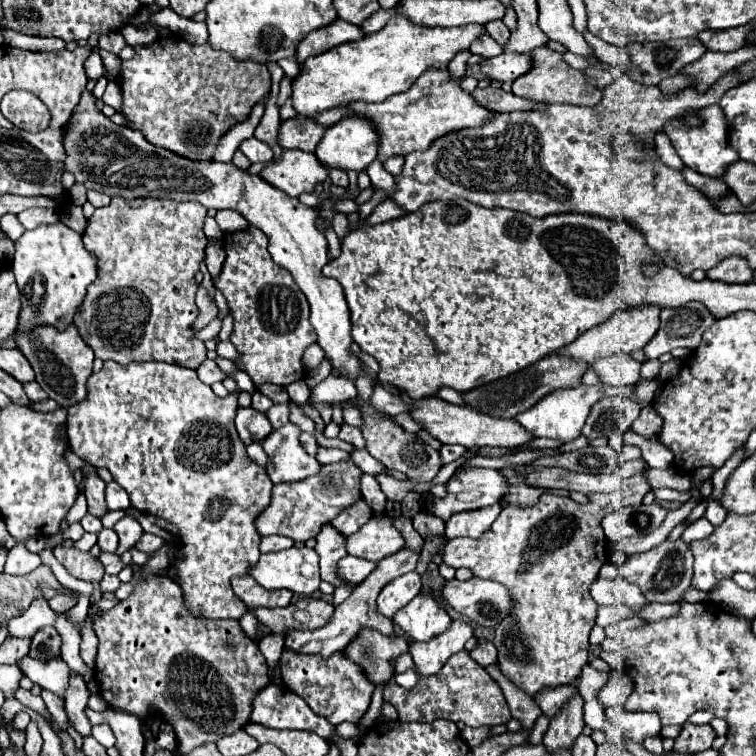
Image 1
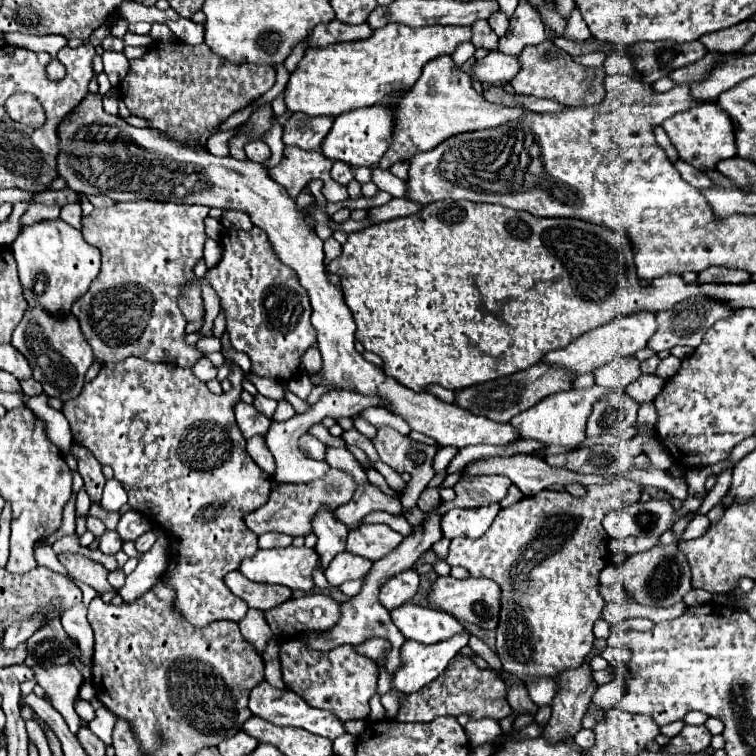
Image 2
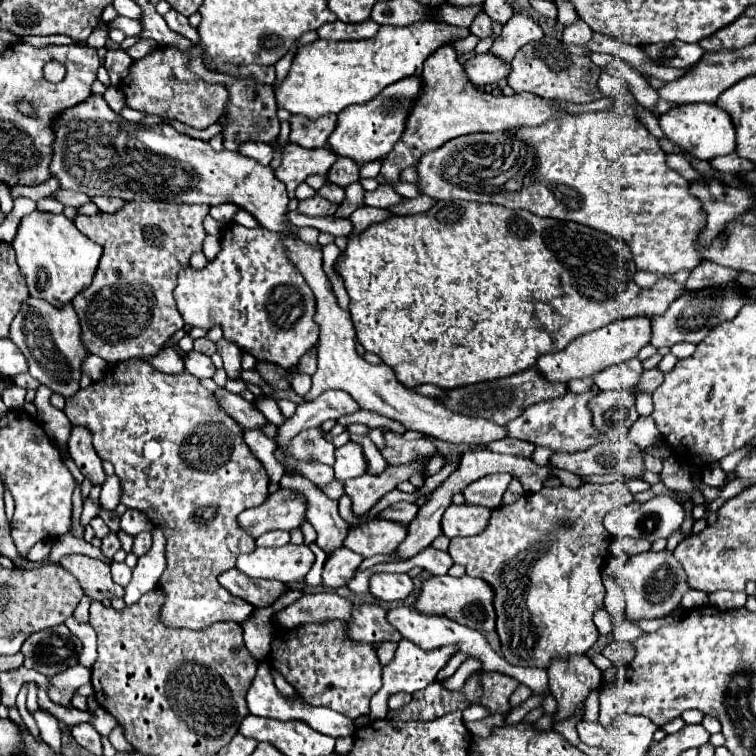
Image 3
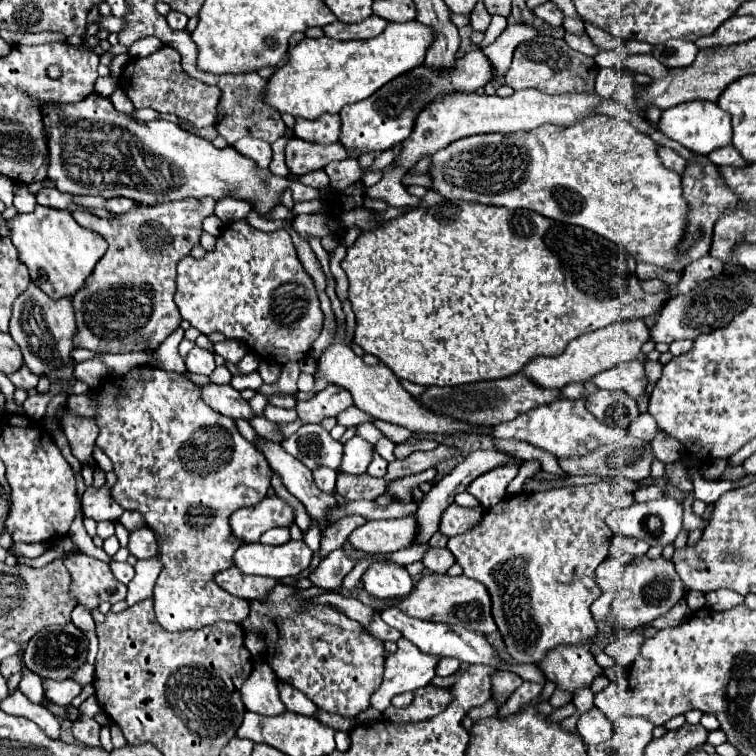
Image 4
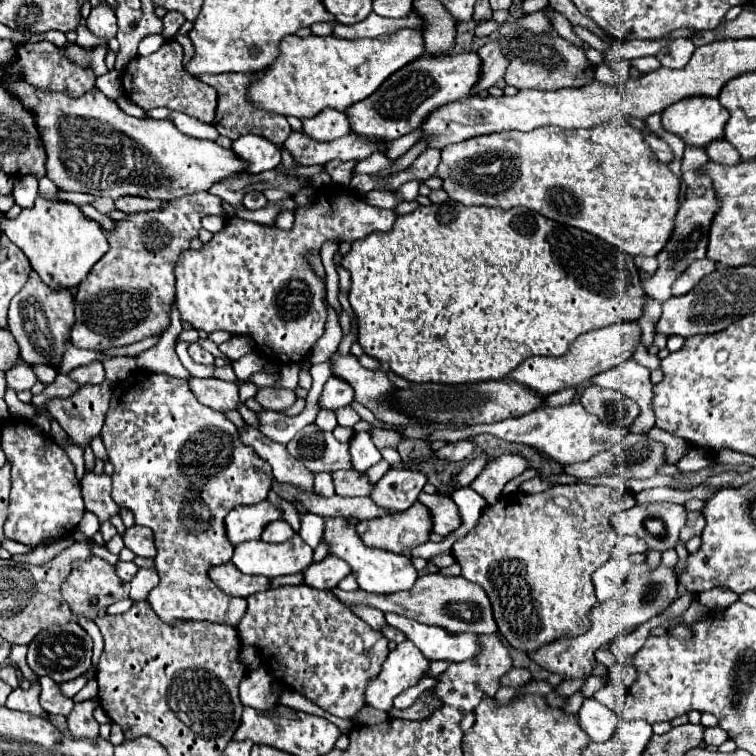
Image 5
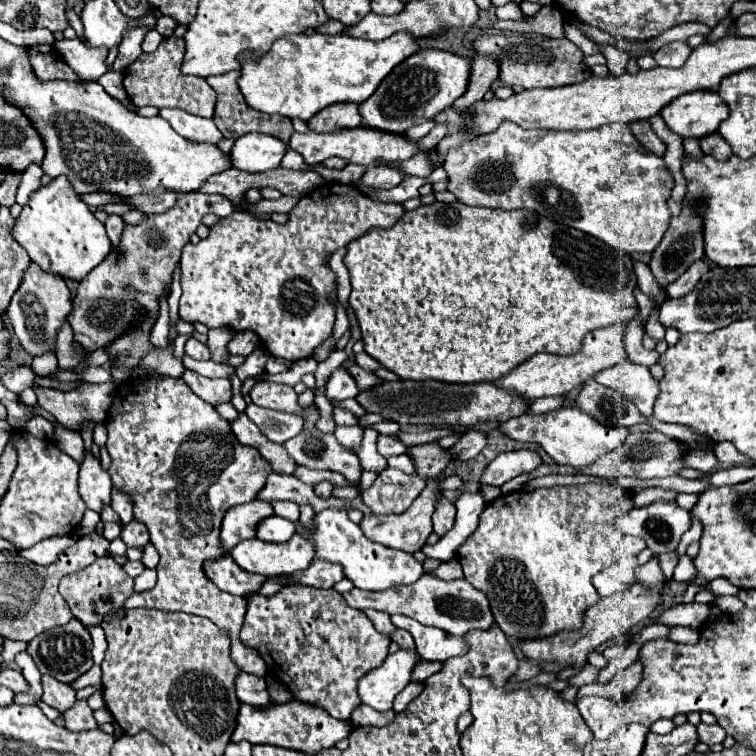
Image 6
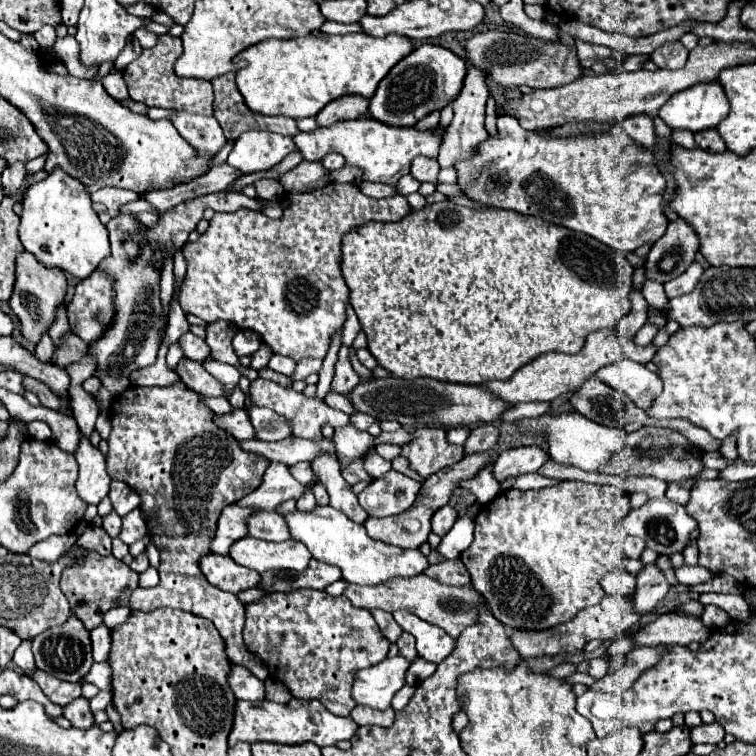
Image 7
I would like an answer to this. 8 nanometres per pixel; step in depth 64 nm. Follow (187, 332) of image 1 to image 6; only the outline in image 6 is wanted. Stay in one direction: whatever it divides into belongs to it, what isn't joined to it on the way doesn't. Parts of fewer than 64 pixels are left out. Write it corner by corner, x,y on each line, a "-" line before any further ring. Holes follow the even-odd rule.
196,192
180,196
176,206
164,214
148,214
144,224
128,224
126,234
122,234
122,250
126,250
126,258
122,258
122,262
110,262
110,258
106,258
106,262
101,262
78,284
78,292
72,300
72,314
68,314
74,340
78,340
84,350
98,350
126,332
130,328
128,320
141,322
142,308
158,310
158,298
172,282
172,270
180,260
182,246
190,240
190,234
196,232
202,216
206,212
230,216
234,210
236,206
232,206
232,202
222,194
-
126,286
130,286
130,290
126,290

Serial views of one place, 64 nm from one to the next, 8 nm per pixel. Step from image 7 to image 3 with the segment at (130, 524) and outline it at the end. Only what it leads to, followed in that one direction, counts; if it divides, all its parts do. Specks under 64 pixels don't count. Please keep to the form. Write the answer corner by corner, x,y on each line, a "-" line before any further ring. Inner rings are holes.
142,532
142,534
134,536
132,554
136,554
136,556
140,558
140,556
144,556
150,548
152,548
152,534
150,534
150,532

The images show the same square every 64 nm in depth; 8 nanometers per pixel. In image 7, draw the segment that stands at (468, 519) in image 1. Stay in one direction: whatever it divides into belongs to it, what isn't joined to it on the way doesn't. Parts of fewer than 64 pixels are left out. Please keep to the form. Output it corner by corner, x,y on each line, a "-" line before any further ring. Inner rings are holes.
446,504
446,506
438,508
434,512
434,516
432,516
432,532
438,534
438,536
444,536
454,526
456,518
458,518
458,514
456,514
456,510
452,506

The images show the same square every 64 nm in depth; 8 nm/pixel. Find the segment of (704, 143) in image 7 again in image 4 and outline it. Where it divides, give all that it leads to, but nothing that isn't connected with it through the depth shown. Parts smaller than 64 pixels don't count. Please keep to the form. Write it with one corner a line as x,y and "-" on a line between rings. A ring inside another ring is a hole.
722,146
718,150
712,150
708,158
716,166
734,166
734,168
746,166
746,160
740,158
740,154
738,154
738,150
734,146

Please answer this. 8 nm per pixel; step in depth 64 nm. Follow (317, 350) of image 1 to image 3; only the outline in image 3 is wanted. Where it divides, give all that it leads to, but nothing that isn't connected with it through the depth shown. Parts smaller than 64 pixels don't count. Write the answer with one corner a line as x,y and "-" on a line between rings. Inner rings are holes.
312,348
310,352
306,352
304,356
302,356
302,360
298,362
298,366
296,366
300,372
304,372
304,374
314,374
314,370
316,370
316,350

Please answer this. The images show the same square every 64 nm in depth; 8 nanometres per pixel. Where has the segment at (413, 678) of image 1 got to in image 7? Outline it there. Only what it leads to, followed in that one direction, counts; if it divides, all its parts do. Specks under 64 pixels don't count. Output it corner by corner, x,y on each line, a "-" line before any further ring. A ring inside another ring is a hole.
396,656
360,670
354,676
352,698
356,704
374,710
390,708
392,696
404,686
404,672
408,666
410,664
402,656

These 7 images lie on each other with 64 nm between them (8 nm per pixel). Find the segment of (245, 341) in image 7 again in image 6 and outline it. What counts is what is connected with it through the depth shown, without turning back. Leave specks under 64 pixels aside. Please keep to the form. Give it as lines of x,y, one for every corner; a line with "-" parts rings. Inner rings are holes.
236,332
234,338
228,344
228,350
234,356
236,354
248,356
248,354
252,354
258,348
258,344
260,344
260,338
256,334
252,334
252,332

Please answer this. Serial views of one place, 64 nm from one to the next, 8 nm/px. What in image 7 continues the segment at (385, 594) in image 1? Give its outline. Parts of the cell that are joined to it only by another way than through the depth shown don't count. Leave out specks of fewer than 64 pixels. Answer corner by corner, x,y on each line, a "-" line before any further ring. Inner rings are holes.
316,506
310,512
304,510
294,510
288,514
282,514
282,518
288,524
290,536
298,542
302,542
310,554
326,564
338,566
342,570
342,578
352,584
378,584
384,580
390,580
394,576
416,576
424,568
428,568
428,558
418,550
418,548
398,548
390,544
382,544
378,540
372,540
366,534
366,528
362,524
352,522
342,514
340,510
334,510
332,506

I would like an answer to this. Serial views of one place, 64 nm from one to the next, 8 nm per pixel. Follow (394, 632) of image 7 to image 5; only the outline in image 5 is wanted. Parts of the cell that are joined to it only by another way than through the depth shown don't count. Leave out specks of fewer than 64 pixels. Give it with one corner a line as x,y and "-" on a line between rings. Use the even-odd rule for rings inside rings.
352,606
352,610
362,618
366,620
374,630
382,630
386,624
386,618
384,618
384,612
376,610
376,608
368,608
368,606

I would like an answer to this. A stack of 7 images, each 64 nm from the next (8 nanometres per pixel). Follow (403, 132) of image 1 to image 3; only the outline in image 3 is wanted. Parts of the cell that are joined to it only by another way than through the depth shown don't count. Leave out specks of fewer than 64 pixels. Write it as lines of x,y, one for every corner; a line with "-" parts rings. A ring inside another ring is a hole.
454,42
440,46
426,58
422,78
426,80
426,94
422,94
422,98
418,98
418,102
414,104
414,110
410,112
410,118
406,122
406,134
384,158
380,174
386,178
386,184
380,184
376,190
366,192
366,206
390,208
400,204
404,198
394,190
394,186
400,182
402,170
416,166
426,152
438,150
452,138
476,132
506,132
510,128
540,126
550,118
568,116
566,108
562,108
562,100
542,98
532,92
520,92
514,96
492,96
488,92
476,92
476,88
466,82
466,74
462,74
462,64
456,60

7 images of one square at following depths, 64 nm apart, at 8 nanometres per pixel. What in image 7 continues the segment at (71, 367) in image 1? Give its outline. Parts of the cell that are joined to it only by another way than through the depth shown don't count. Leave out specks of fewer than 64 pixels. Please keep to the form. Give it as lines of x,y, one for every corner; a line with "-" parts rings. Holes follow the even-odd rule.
20,250
16,254
16,282
14,282
14,292
10,296
10,306
14,310
14,316
20,318
22,326
20,332
38,344
40,334
50,328
54,320
54,310
64,302
66,294
66,276
60,268
46,268
34,254
28,254
28,250

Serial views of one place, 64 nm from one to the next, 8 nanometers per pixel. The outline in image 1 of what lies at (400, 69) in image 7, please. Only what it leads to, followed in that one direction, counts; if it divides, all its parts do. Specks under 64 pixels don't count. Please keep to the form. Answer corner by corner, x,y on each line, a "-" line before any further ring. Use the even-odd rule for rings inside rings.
502,52
500,56
494,58
482,58
480,70
490,80
498,80
498,82
516,80
518,76
526,74
526,70
530,70
530,56
-
352,114
350,118
342,118
334,126
330,126
322,138
322,142
316,148
318,160
328,166
328,168
342,168
342,170
366,170
378,156
378,144
380,144
380,134
374,126
374,122
366,116

